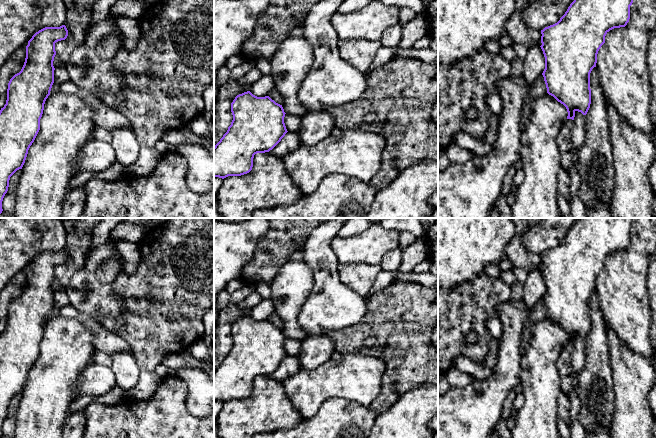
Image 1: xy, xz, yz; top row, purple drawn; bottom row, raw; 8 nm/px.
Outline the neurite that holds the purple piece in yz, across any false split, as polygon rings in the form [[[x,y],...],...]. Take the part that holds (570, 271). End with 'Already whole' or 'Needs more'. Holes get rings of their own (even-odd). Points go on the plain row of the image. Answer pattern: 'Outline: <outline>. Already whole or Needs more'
Outline: [[[578,218],[557,247],[541,254],[540,271],[545,281],[542,299],[547,317],[566,331],[567,343],[574,344],[576,335],[587,338],[591,328],[590,297],[596,291],[598,275],[605,267],[605,260],[610,254],[627,249],[632,227],[633,218]]]. Already whole

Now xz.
Outline: [[[250,315],[239,318],[231,327],[231,336],[231,349],[214,370],[214,401],[222,403],[249,397],[253,391],[254,379],[272,374],[288,356],[282,329],[269,320],[257,321]]]. Already whole

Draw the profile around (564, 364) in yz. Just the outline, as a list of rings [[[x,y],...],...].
[[[566,343],[557,361],[557,368],[561,378],[561,391],[568,396],[571,396],[577,383],[577,378],[572,371],[573,350],[574,344]]]

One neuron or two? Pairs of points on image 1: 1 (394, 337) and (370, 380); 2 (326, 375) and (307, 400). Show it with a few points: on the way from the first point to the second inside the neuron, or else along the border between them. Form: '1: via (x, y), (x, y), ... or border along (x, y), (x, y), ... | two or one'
1: border along (358, 354), (373, 355), (383, 362), (381, 384) | two
2: via (321, 381), (308, 394) | one

